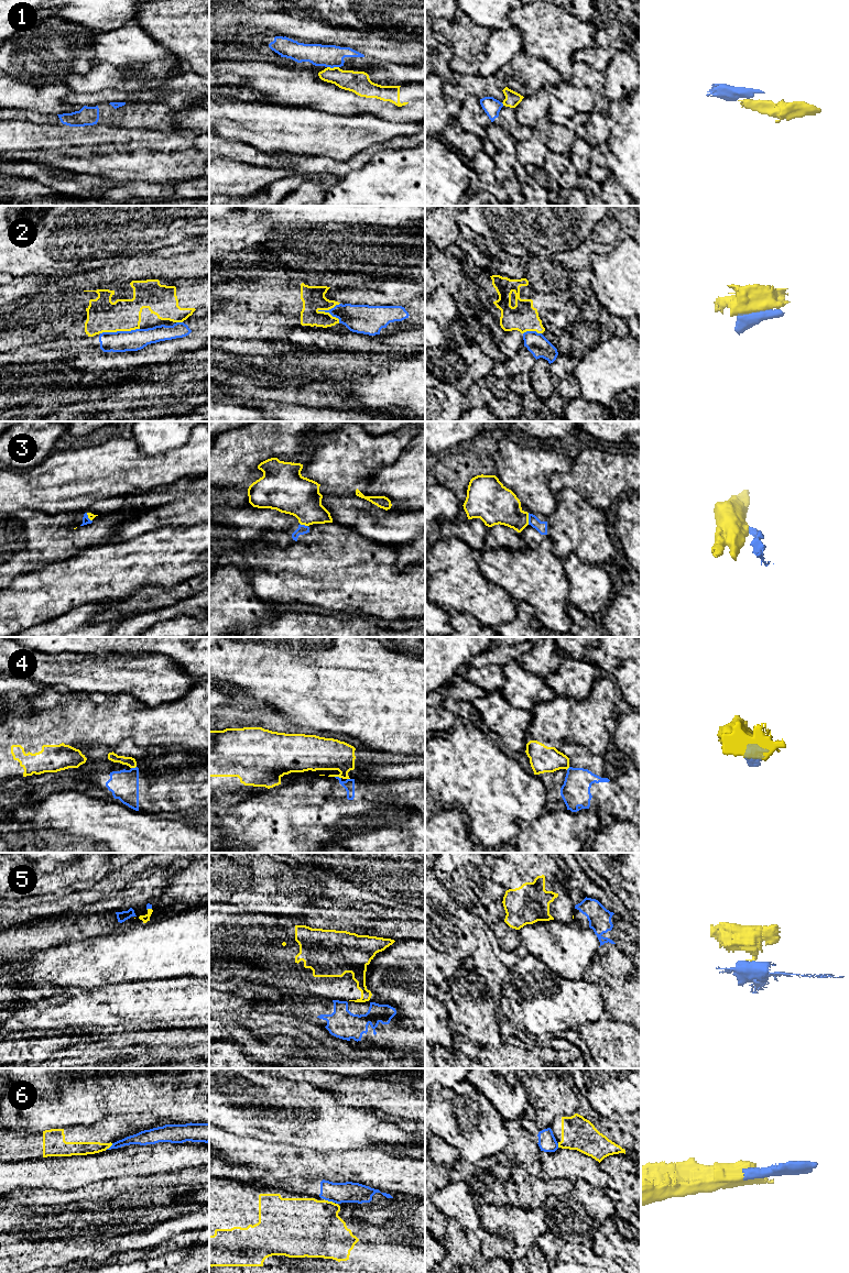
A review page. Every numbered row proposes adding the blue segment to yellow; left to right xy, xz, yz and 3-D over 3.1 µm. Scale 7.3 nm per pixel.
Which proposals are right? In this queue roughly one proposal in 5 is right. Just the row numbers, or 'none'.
none

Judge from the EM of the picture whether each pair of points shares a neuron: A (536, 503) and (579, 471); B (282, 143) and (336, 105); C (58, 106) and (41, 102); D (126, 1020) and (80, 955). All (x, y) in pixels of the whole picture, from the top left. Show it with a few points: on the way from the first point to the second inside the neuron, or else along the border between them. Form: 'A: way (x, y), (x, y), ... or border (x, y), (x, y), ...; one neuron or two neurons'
A: border (574, 461), (567, 472); two neurons
B: border (302, 106), (333, 113), (352, 114); two neurons
C: way (54, 102), (45, 102); one neuron
D: border (127, 980), (105, 984), (89, 989), (75, 986); two neurons

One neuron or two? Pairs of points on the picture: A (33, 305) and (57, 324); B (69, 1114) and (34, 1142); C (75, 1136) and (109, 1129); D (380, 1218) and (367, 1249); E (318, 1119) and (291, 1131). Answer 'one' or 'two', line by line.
A: one
B: two
C: one
D: two
E: one

